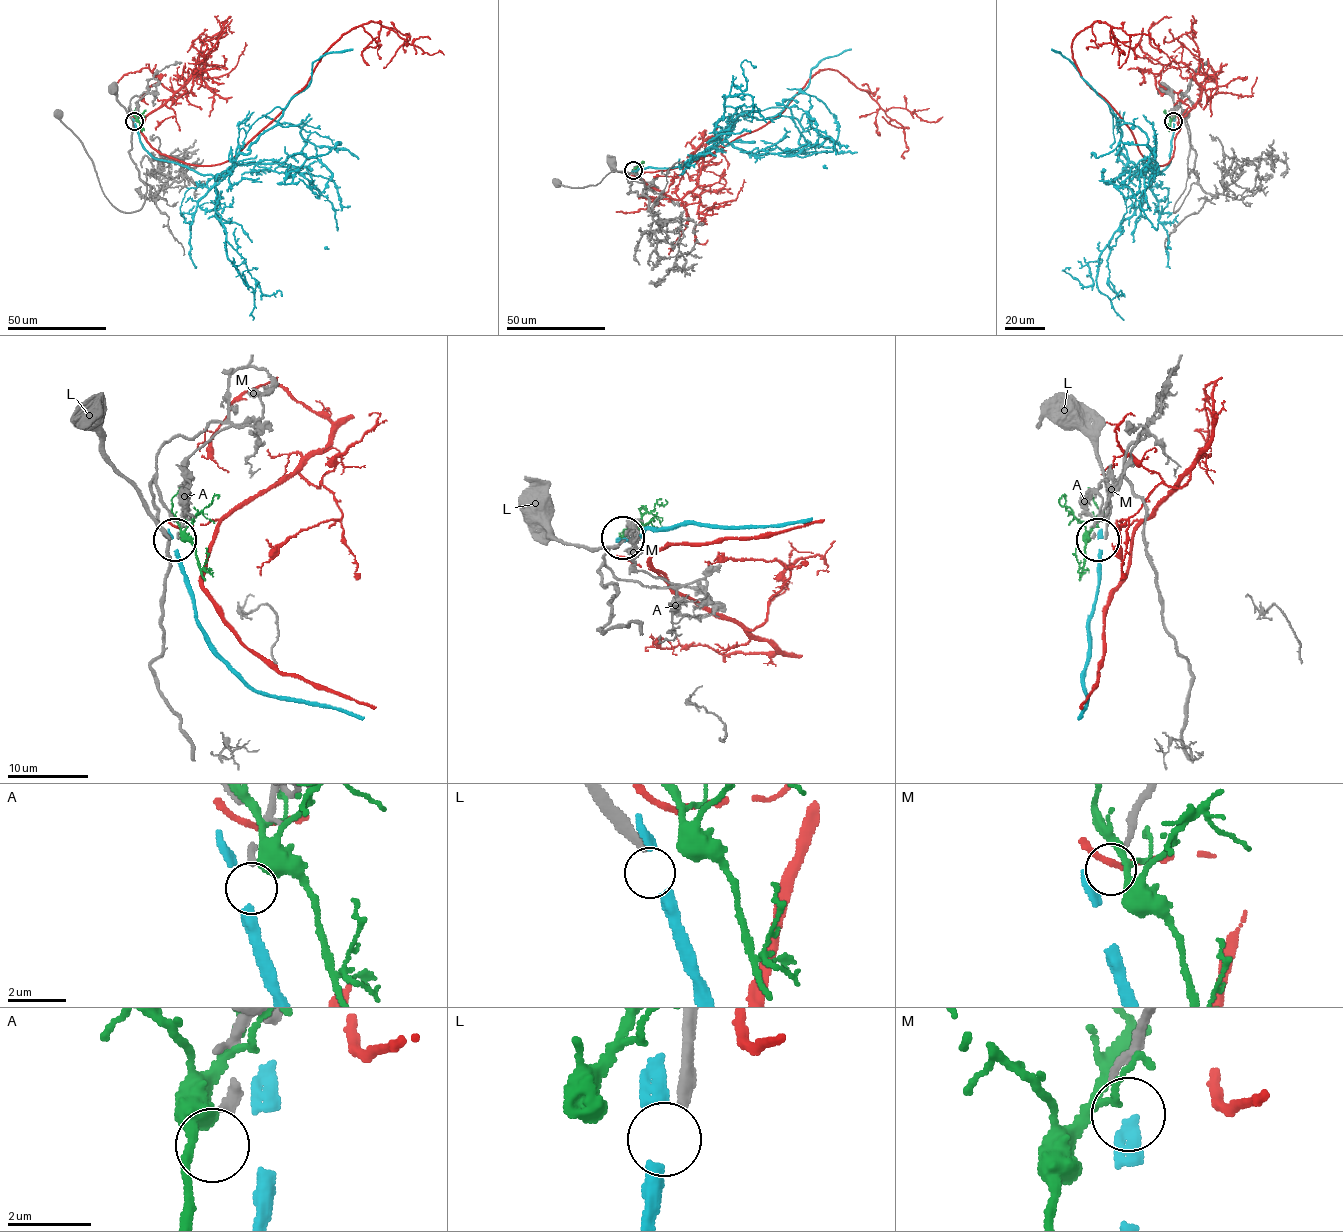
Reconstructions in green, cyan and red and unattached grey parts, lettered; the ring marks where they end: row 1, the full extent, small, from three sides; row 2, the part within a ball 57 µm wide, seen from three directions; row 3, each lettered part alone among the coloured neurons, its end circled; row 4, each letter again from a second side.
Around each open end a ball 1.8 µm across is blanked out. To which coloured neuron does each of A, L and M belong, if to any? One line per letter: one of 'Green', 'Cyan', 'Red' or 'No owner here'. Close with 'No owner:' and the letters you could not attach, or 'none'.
A: No owner here
L: No owner here
M: No owner here
No owner: A, L, M

